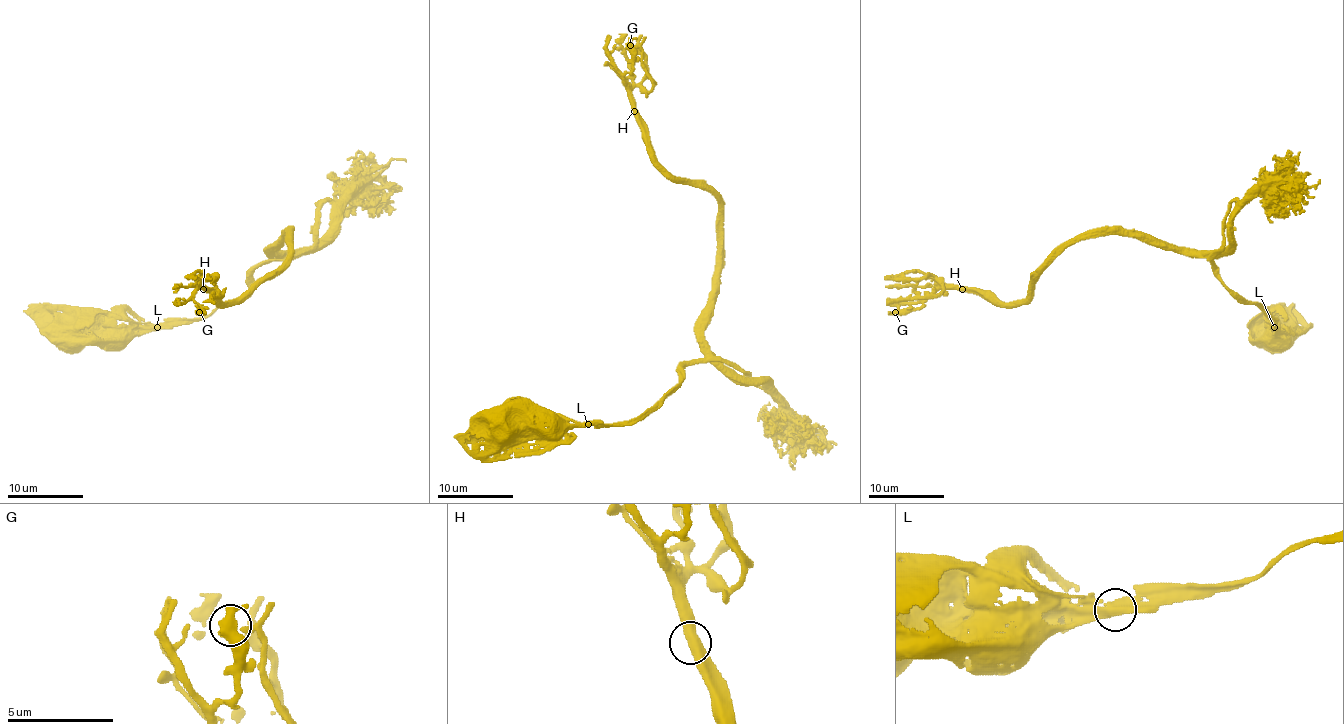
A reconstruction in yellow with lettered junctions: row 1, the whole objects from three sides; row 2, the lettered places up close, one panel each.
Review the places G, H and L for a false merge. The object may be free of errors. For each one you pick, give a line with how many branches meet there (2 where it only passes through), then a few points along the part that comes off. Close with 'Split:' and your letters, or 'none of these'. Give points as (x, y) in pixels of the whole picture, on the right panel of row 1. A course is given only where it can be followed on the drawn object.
Split: none of these

